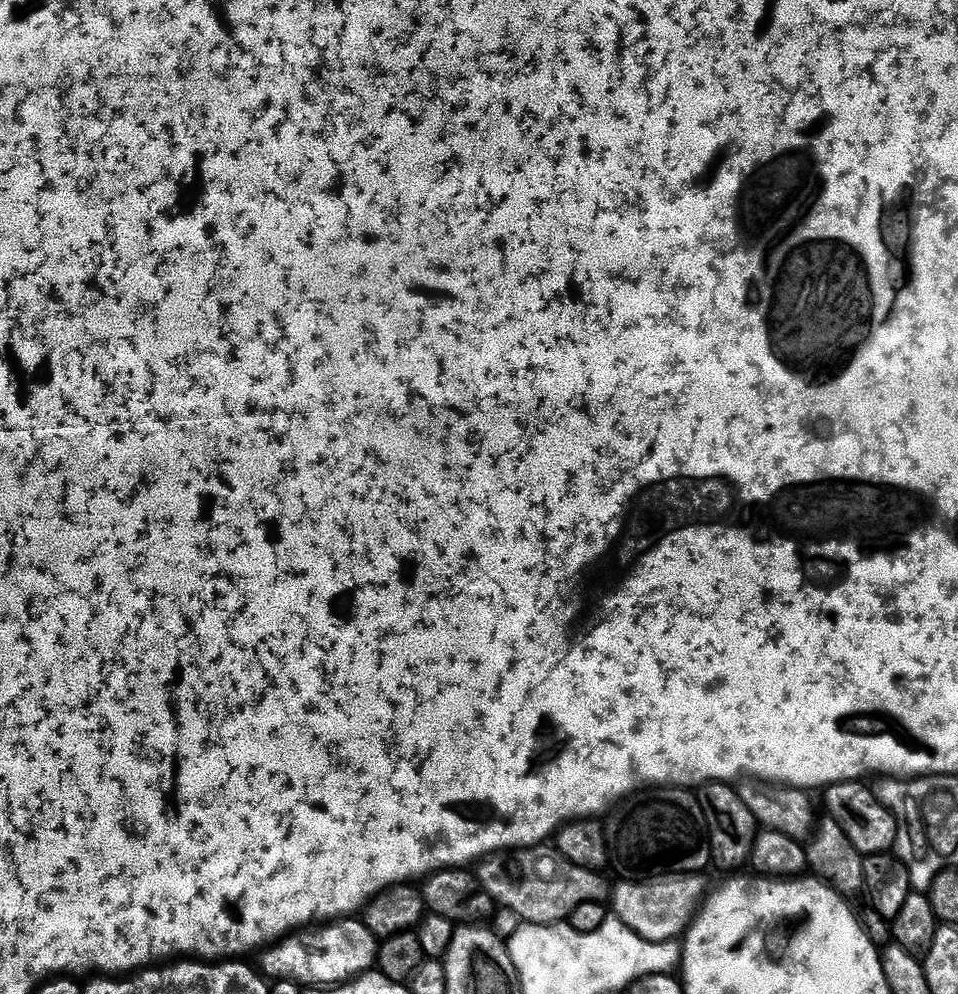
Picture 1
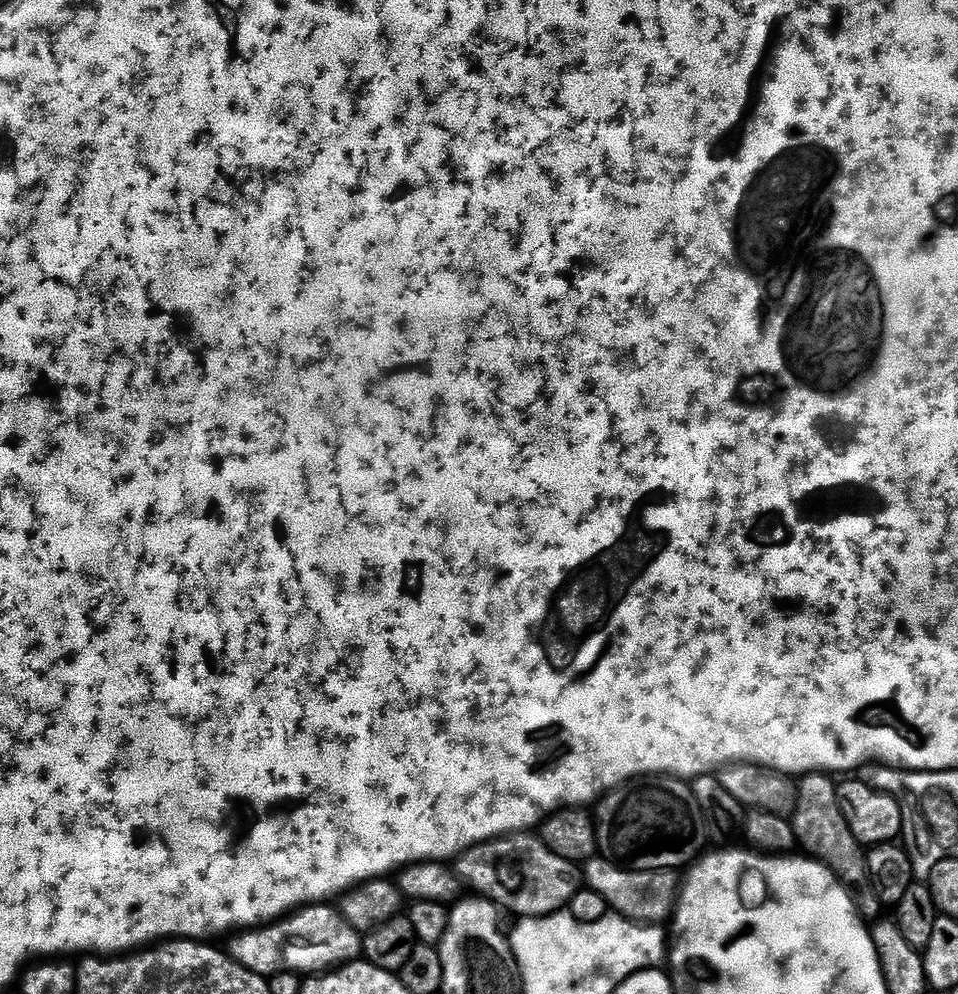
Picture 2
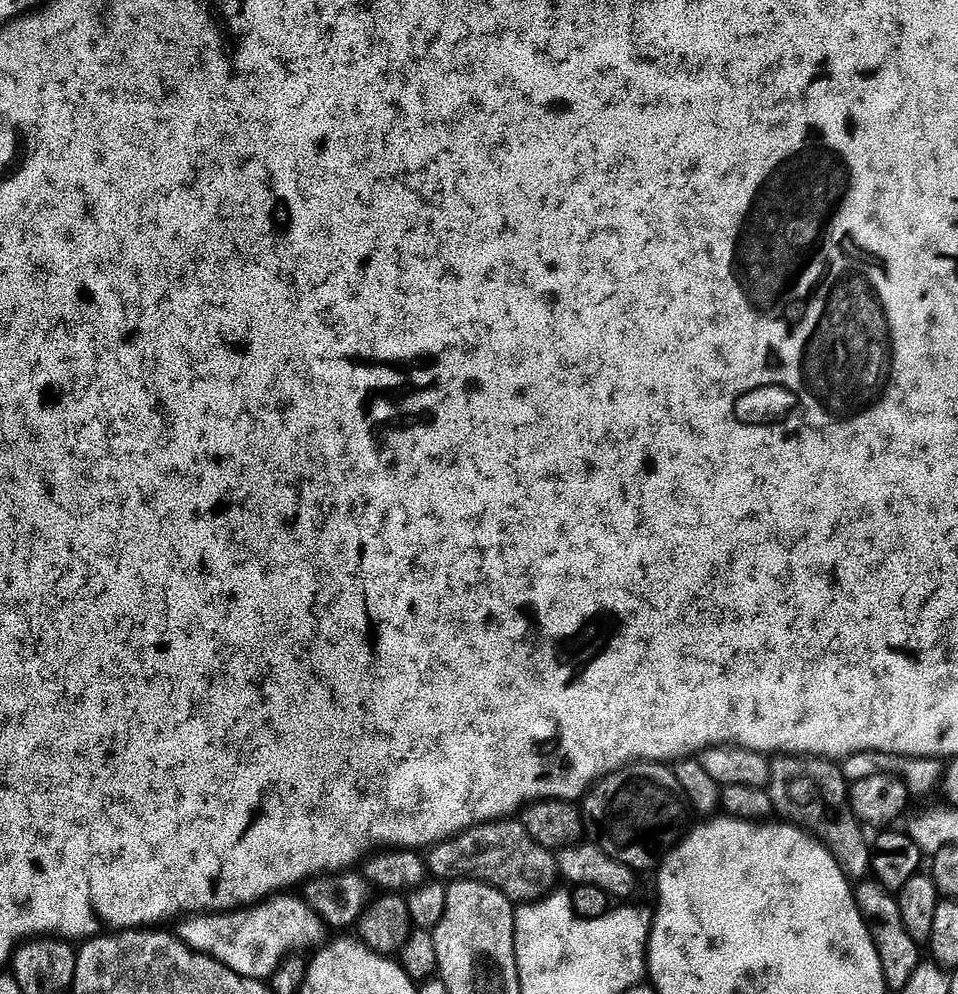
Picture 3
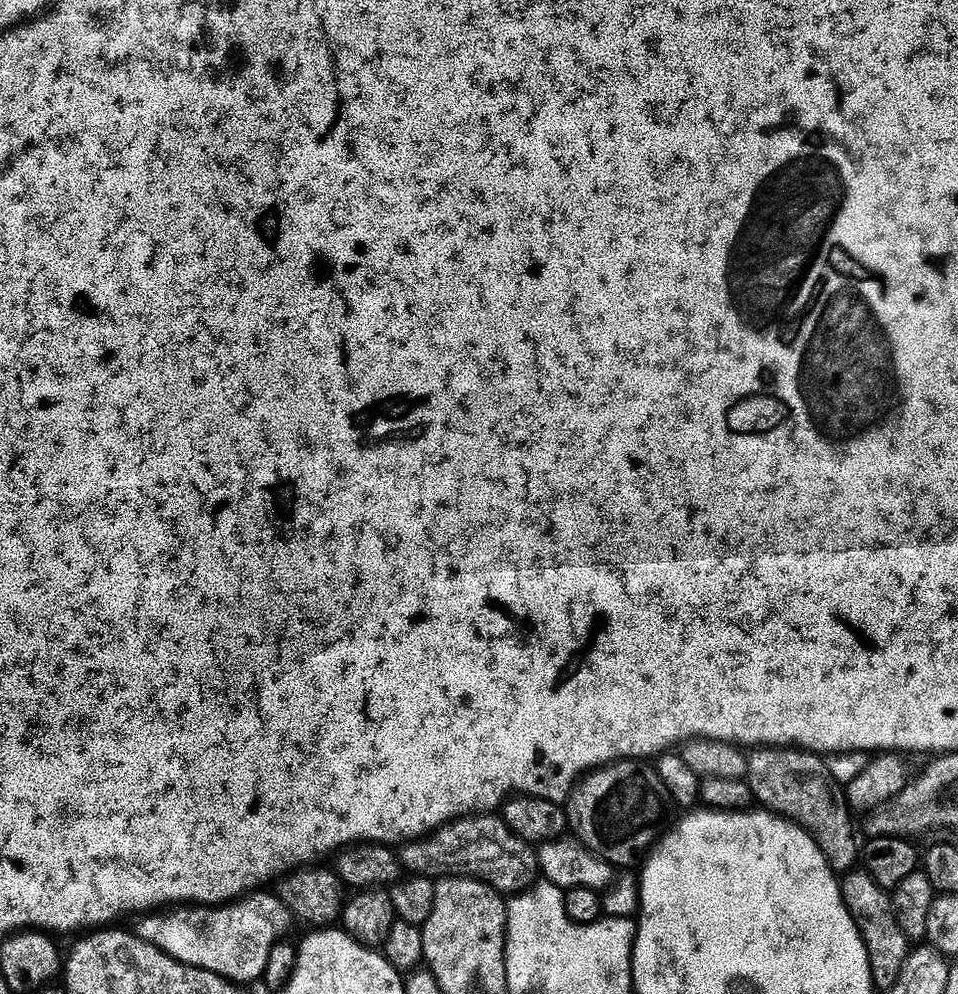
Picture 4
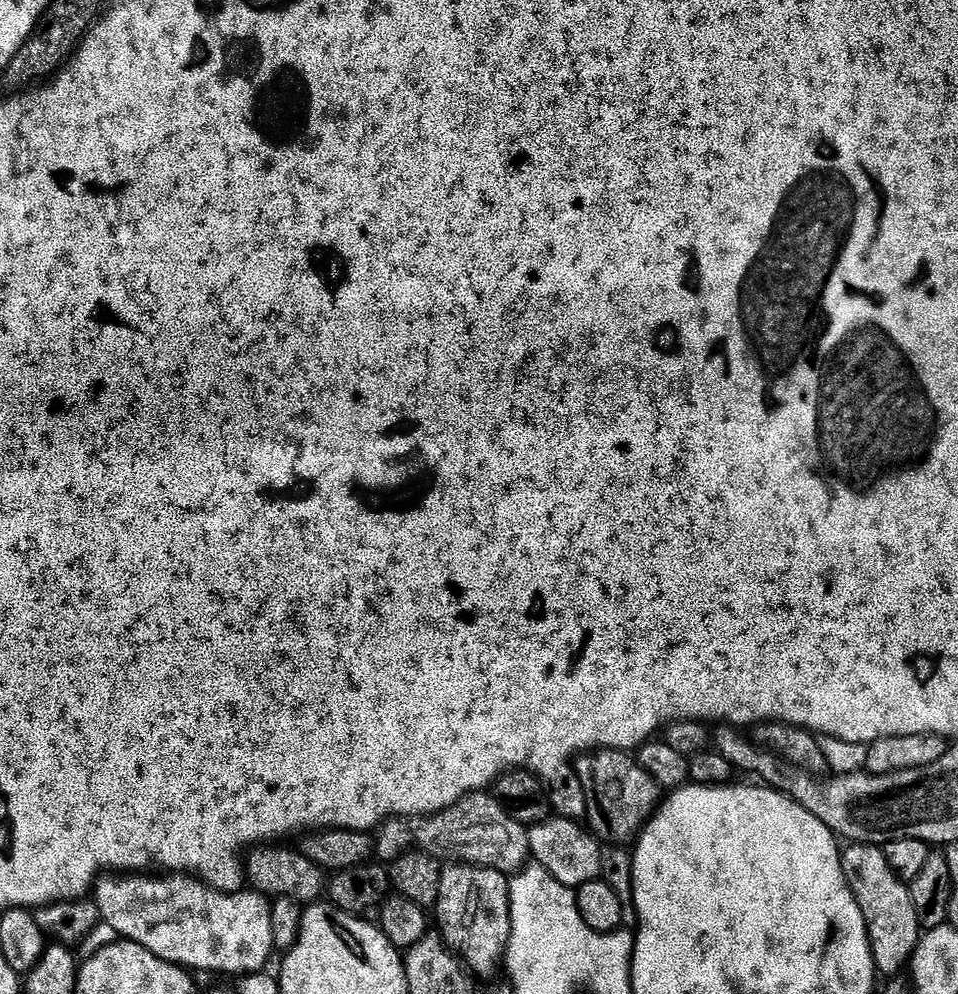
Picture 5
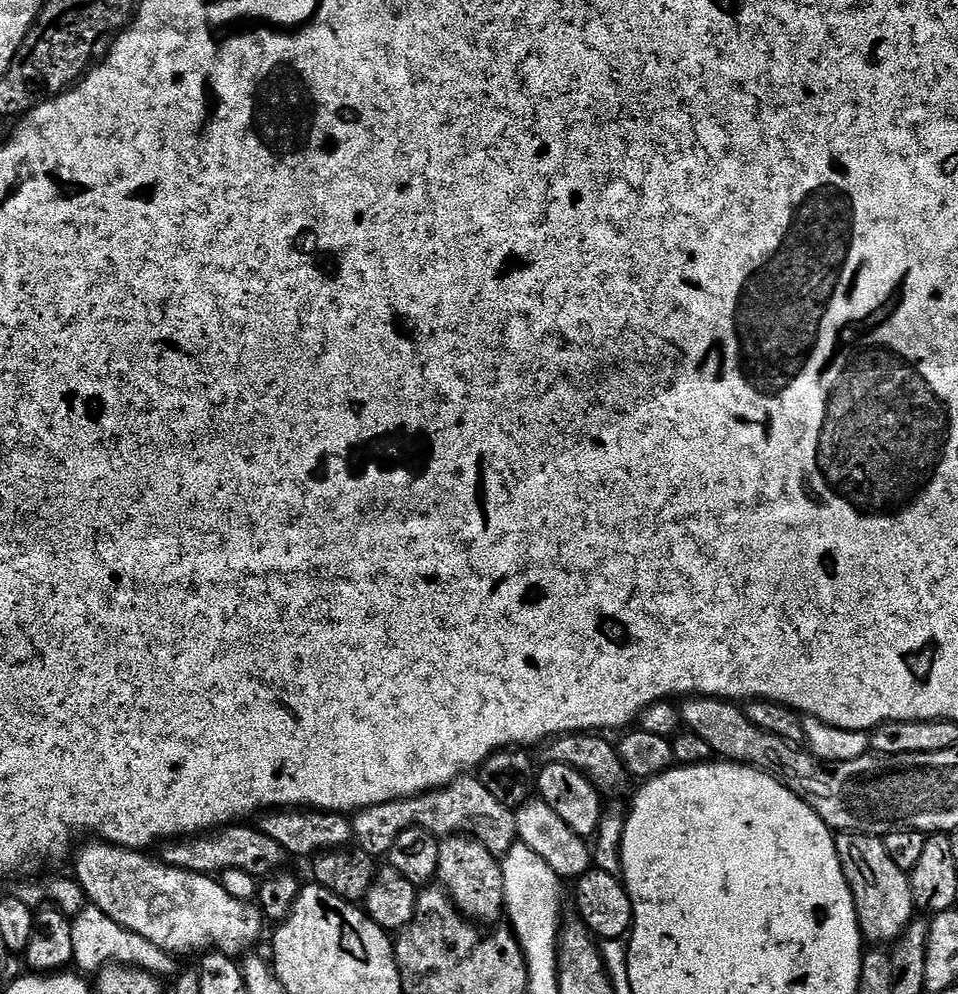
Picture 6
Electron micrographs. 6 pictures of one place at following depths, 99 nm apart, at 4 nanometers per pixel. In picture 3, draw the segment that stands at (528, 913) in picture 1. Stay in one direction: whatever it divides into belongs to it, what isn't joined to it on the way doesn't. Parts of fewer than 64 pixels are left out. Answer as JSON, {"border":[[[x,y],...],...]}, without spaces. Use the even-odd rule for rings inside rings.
{"border":[[[489,822],[471,828],[461,836],[435,845],[427,853],[426,863],[437,881],[481,880],[520,906],[551,896],[560,876],[557,857],[538,846],[520,822]]]}

